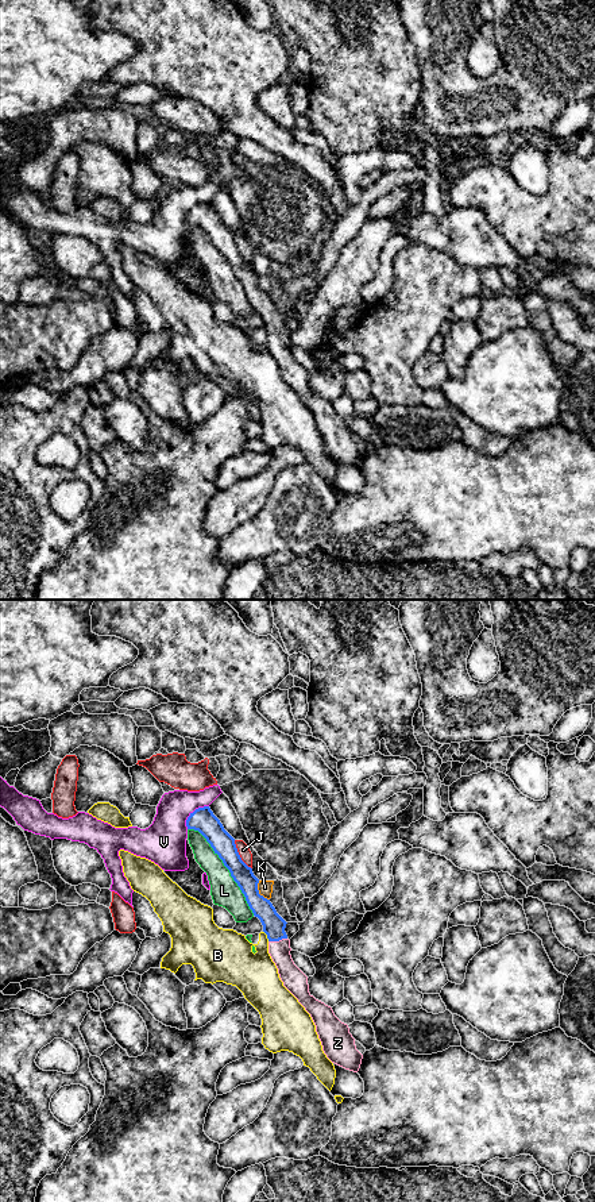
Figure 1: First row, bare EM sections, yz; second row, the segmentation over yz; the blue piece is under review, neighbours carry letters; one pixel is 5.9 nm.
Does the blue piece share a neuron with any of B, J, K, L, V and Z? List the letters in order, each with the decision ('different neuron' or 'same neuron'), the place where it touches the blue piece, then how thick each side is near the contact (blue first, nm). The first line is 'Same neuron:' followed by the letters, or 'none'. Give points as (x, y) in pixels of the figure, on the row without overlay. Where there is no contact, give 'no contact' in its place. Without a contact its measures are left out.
Same neuron: Z
B: different neuron | yz (267, 331) | 130/280 nm
J: different neuron | yz (239, 250) | 140/70 nm
K: different neuron | yz (258, 286) | 130/90 nm
L: different neuron | yz (227, 262) | 140/170 nm
V: different neuron | yz (192, 208) | 140/260 nm
Z: same neuron | yz (277, 335) | 130/140 nm

